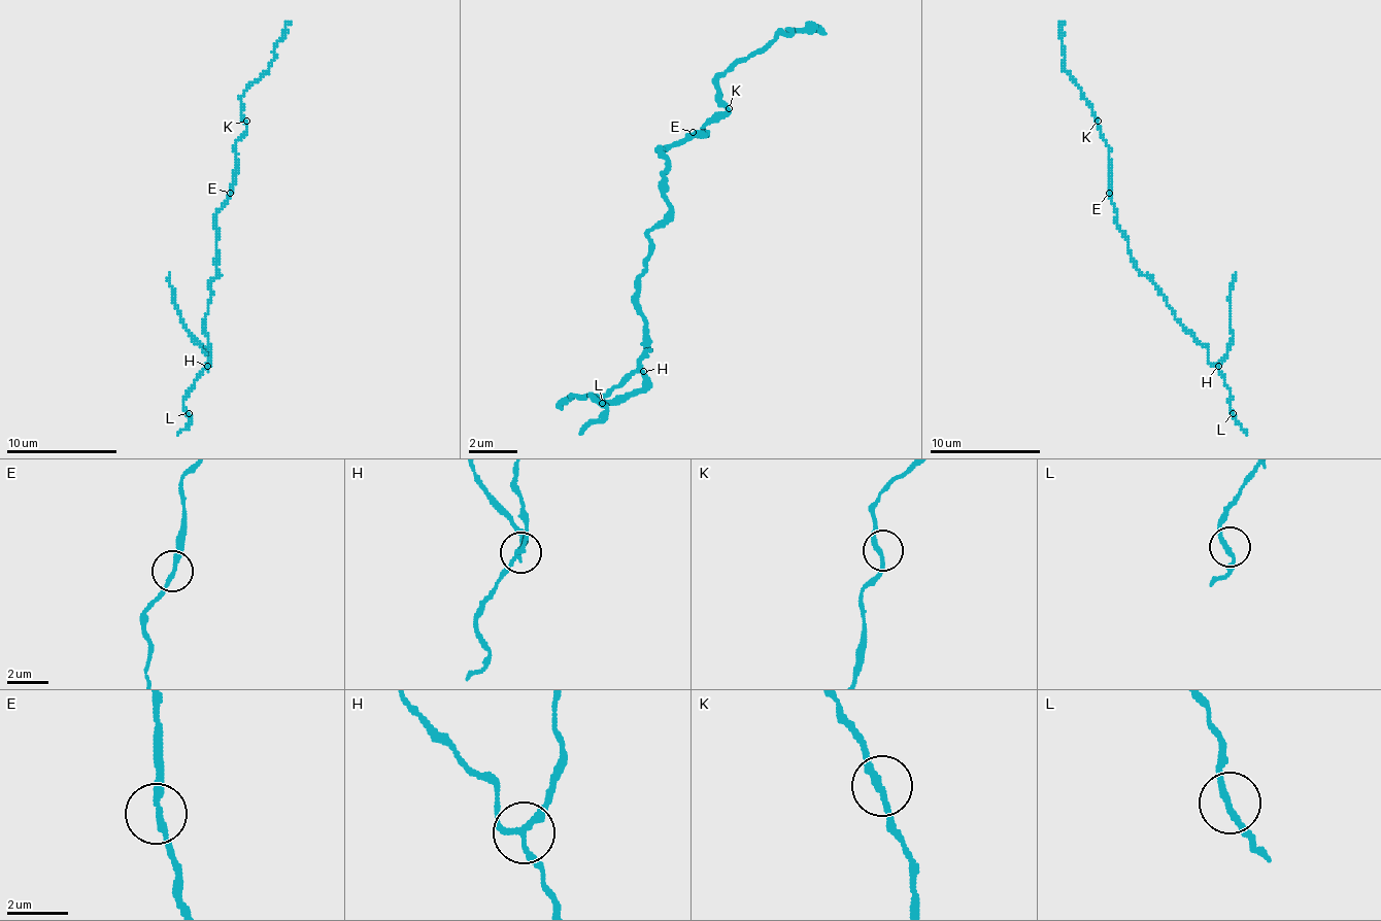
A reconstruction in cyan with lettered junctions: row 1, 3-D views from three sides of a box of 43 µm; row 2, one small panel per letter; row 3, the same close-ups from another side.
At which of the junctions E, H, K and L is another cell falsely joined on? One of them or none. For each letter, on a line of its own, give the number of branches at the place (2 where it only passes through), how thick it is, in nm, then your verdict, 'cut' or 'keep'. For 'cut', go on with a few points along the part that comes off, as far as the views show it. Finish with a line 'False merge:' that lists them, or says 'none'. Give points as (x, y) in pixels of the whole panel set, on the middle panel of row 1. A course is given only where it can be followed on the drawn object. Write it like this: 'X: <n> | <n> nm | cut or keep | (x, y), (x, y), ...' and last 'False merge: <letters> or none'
E: 2 | 200 nm | keep
H: 3 | 200 nm | cut | (644, 373), (644, 384), (620, 403), (572, 397), (560, 409)
K: 2 | 220 nm | keep
L: 2 | 200 nm | keep
False merge: H

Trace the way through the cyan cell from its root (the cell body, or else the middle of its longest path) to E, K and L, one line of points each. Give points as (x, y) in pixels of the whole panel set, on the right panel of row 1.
E: (1127, 247), (1127, 239), (1119, 231), (1117, 209), (1109, 193)
K: (1127, 247), (1127, 239), (1119, 231), (1117, 209), (1109, 193), (1109, 145), (1098, 129), (1098, 121)
L: (1127, 247), (1131, 262), (1155, 283), (1172, 313), (1208, 349), (1208, 361), (1219, 369), (1230, 390), (1233, 413)

